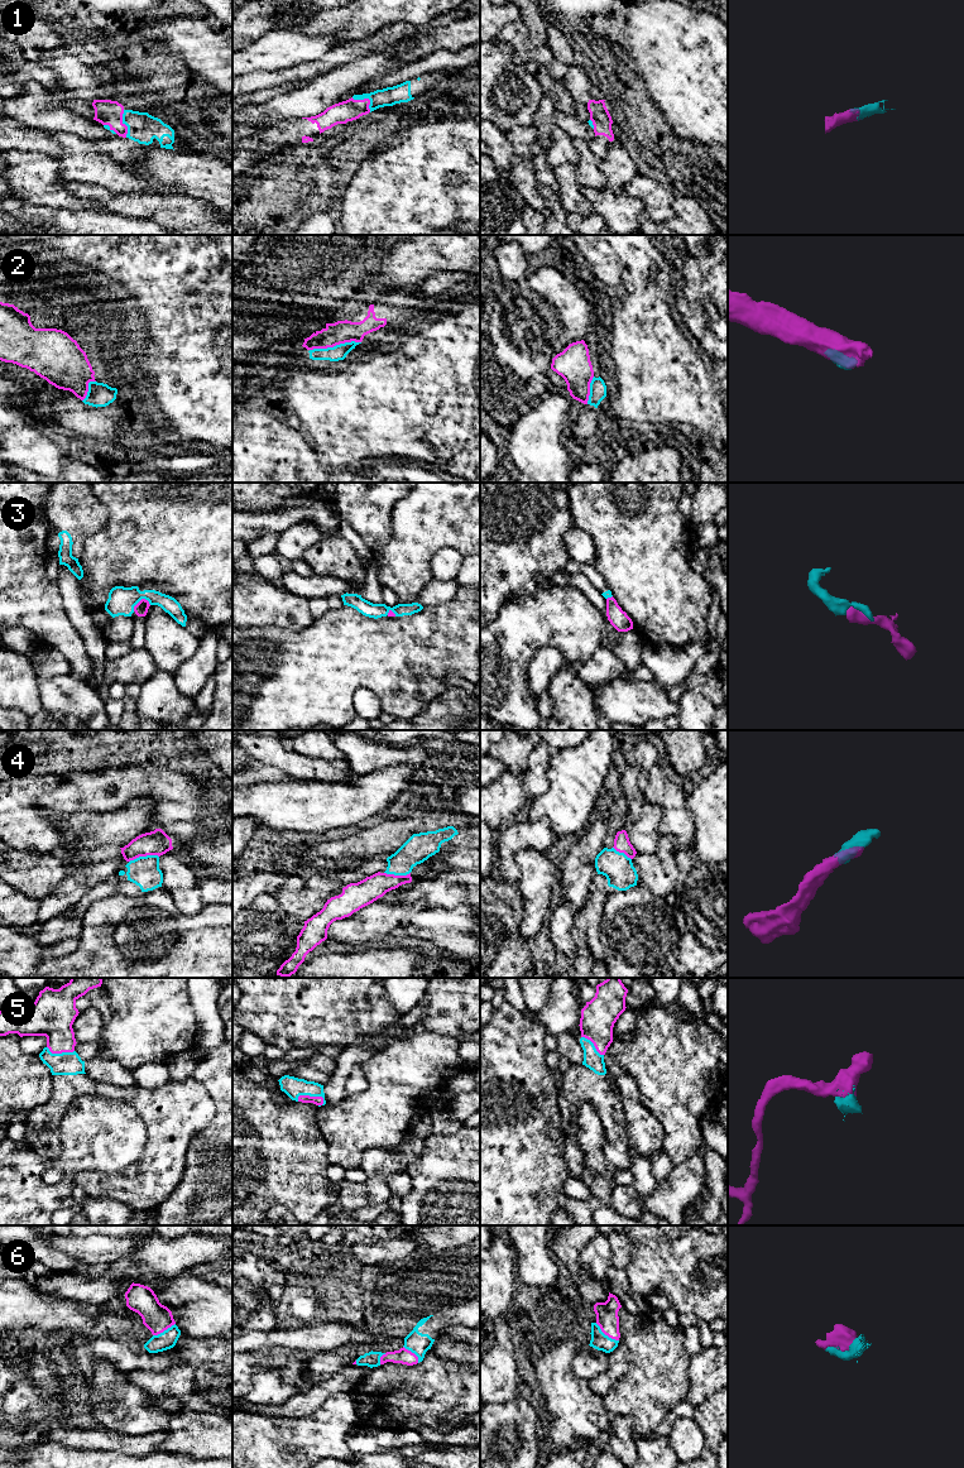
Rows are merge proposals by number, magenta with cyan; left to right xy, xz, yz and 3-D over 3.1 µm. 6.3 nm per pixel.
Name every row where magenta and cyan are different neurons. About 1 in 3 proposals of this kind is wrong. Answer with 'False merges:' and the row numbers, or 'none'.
False merges: 2

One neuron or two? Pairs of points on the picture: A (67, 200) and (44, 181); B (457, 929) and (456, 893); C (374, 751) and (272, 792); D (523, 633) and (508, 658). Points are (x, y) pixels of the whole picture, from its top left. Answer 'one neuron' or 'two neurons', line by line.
A: one neuron
B: two neurons
C: two neurons
D: one neuron

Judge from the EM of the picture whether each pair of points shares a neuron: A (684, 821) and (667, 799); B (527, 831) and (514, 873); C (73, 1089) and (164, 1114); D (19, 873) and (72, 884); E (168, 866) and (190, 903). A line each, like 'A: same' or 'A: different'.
A: same
B: same
C: same
D: different
E: same

